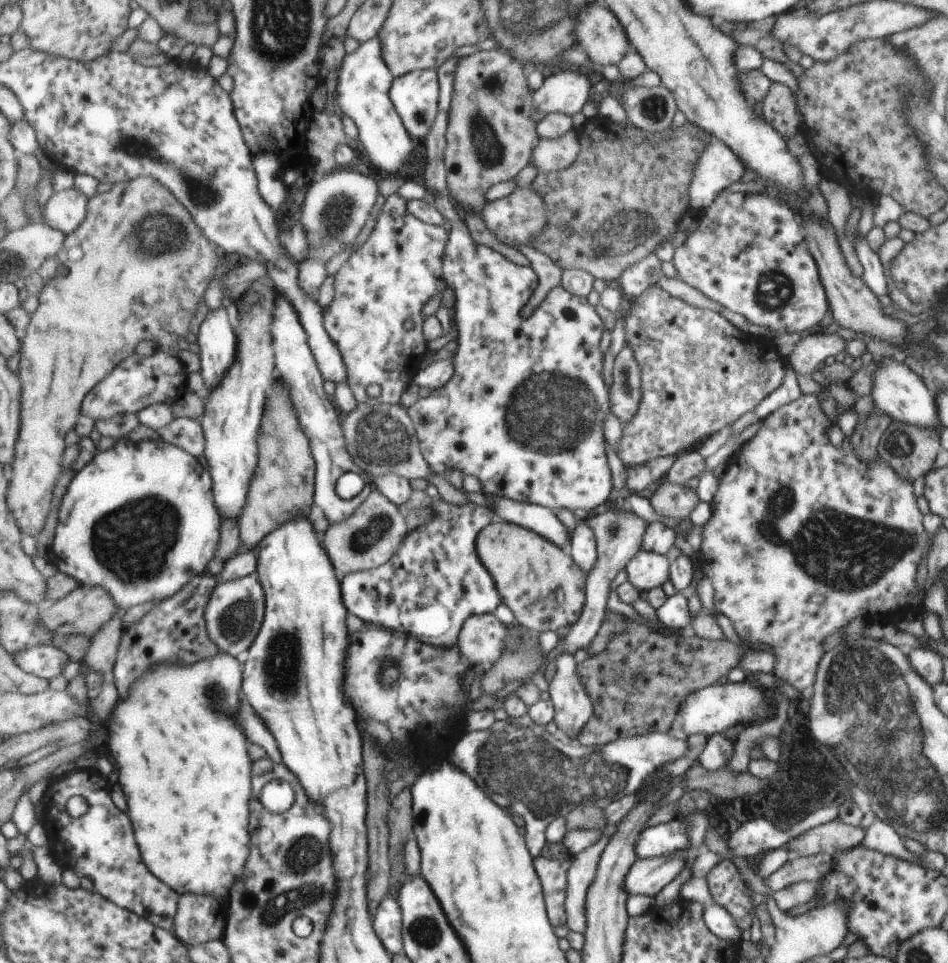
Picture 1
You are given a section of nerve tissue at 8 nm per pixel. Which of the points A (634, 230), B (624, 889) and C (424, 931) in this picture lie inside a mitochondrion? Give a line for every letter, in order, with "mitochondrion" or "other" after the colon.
A: mitochondrion
B: other
C: mitochondrion

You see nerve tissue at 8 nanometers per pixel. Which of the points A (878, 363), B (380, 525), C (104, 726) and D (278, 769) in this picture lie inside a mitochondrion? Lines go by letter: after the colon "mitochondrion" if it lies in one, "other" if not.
A: other
B: mitochondrion
C: other
D: other

